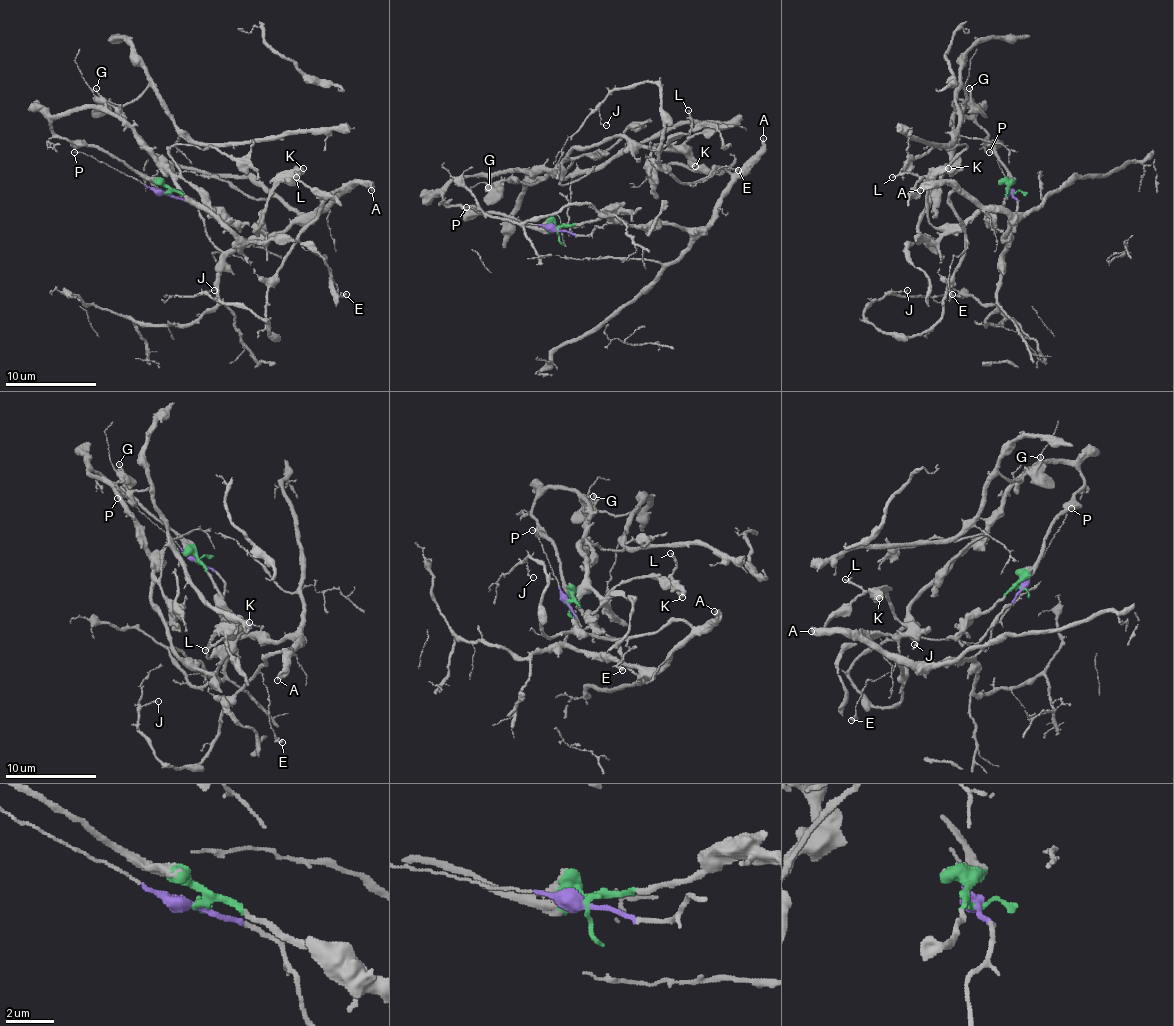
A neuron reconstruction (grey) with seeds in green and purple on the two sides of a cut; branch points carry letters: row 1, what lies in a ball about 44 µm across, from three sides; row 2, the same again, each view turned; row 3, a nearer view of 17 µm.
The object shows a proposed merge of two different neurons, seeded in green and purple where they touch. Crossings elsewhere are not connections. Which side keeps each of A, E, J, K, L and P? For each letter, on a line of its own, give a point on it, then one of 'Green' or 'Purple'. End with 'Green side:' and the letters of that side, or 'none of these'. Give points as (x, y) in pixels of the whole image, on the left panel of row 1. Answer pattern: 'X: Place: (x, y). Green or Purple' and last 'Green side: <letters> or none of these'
A: Place: (371, 190). Purple
E: Place: (346, 294). Purple
J: Place: (214, 290). Purple
K: Place: (303, 168). Green
L: Place: (296, 177). Green
P: Place: (74, 152). Purple
Green side: K, L

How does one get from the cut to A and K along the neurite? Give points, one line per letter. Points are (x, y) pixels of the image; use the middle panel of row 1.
A: (556, 231), (588, 235), (597, 226), (615, 221), (702, 228), (711, 219), (722, 190), (759, 149), (763, 137)
K: (556, 231), (442, 194), (613, 137), (695, 167)

